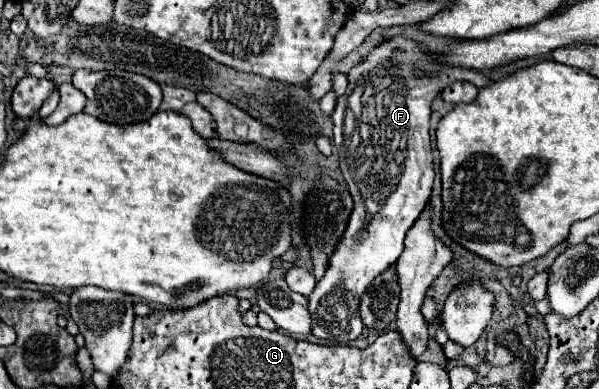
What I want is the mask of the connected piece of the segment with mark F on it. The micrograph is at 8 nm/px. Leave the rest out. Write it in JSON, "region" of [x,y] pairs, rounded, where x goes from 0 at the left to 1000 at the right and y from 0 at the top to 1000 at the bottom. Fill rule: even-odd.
{"region":[[[663,93],[619,129],[619,139],[596,170],[589,170],[579,190],[579,237],[563,257],[559,288],[553,298],[556,375],[566,396],[566,432],[583,478],[593,535],[579,576],[573,627],[566,627],[566,648],[559,648],[543,710],[529,725],[526,746],[516,761],[516,807],[523,823],[519,859],[539,874],[539,884],[583,884],[603,859],[606,828],[599,812],[599,761],[629,704],[646,694],[666,663],[666,653],[673,648],[673,617],[679,591],[699,560],[716,514],[726,458],[723,386],[716,360],[716,298],[723,252],[736,237],[736,226],[760,206],[788,208],[798,229],[815,219],[811,195],[755,170],[733,170],[733,188],[720,195],[720,206],[693,206],[686,201],[686,154],[693,154],[693,144],[716,144],[716,134],[706,129],[703,113],[673,93]]]}

